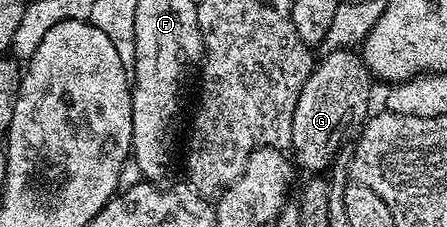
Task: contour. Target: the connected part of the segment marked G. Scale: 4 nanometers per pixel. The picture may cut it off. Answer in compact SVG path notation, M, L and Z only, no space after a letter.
M339 49L339 50L332 50L328 51L325 54L325 58L322 60L322 58L316 63L316 66L314 70L312 70L310 74L309 80L305 82L305 84L302 86L301 94L298 97L297 100L297 106L294 108L294 114L293 114L293 129L292 129L292 135L291 135L291 144L290 144L290 151L294 160L294 163L299 167L299 165L307 170L306 173L309 174L319 174L323 171L326 171L327 169L330 169L332 162L334 161L336 155L338 152L342 149L343 143L342 140L346 136L349 128L353 128L356 126L356 128L362 127L367 119L370 117L371 111L369 111L369 106L371 104L371 82L373 83L370 70L368 70L367 66L364 64L362 57L352 49Z

